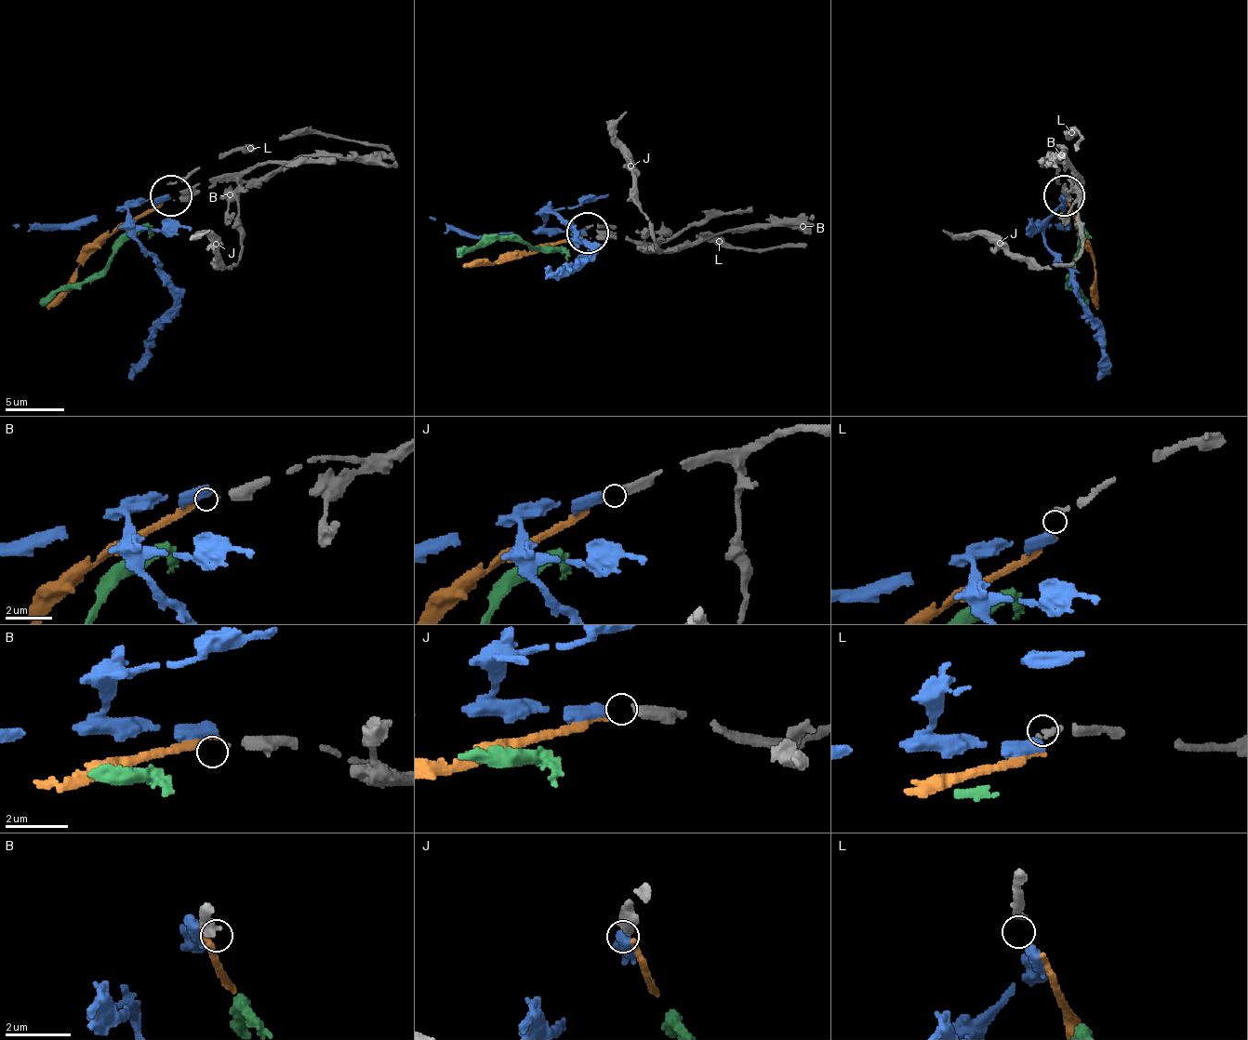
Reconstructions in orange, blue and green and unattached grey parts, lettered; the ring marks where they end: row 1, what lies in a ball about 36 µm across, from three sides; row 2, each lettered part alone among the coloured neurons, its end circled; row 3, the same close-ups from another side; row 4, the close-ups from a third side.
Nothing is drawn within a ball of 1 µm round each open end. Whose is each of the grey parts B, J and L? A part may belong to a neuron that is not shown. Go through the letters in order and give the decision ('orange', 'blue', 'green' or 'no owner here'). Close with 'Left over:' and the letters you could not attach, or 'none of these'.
B: no owner here
J: blue
L: no owner here
Left over: B, L

